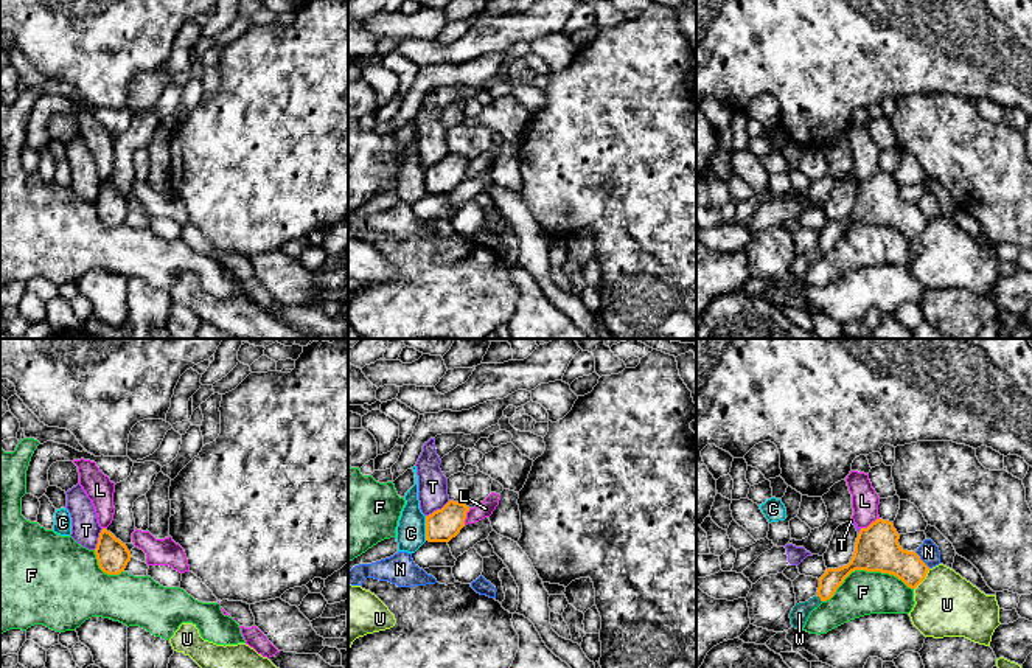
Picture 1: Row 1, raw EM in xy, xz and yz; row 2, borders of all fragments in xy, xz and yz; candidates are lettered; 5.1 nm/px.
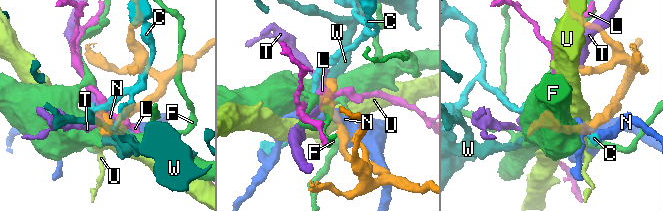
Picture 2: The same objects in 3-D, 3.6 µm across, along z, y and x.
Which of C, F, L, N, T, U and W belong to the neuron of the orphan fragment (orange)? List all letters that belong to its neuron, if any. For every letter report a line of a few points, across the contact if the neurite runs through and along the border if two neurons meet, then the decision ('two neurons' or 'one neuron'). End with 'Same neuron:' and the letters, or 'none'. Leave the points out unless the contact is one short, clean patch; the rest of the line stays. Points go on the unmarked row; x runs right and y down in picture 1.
C: xz (425, 168), (426, 191) | two neurons
F: two neurons
L: yz (878, 170), (861, 180) | two neurons
N: two neurons
T: xz (449, 153), (426, 168) | two neurons
U: yz (930, 221), (914, 241) | two neurons
W: yz (832, 230), (819, 249), (799, 266) | one neuron
Same neuron: W

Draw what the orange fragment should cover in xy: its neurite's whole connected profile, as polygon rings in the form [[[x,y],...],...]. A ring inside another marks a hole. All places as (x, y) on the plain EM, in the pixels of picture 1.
[[[106,180],[101,182],[95,200],[99,221],[107,227],[120,227],[131,213],[131,204],[126,196],[117,191]]]

